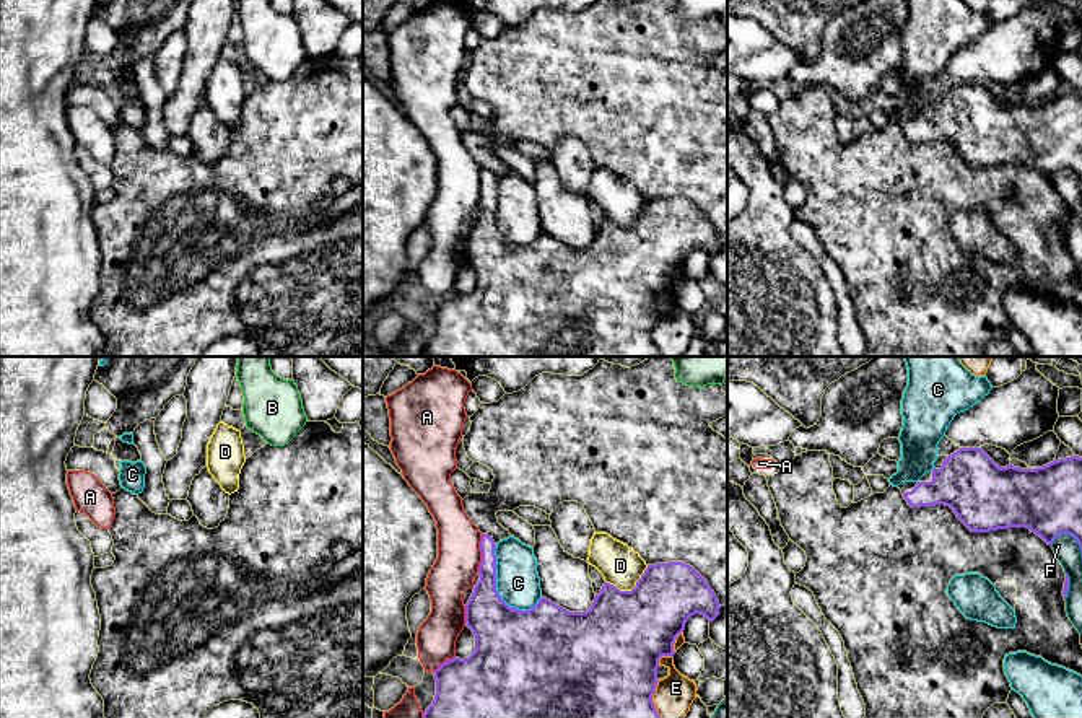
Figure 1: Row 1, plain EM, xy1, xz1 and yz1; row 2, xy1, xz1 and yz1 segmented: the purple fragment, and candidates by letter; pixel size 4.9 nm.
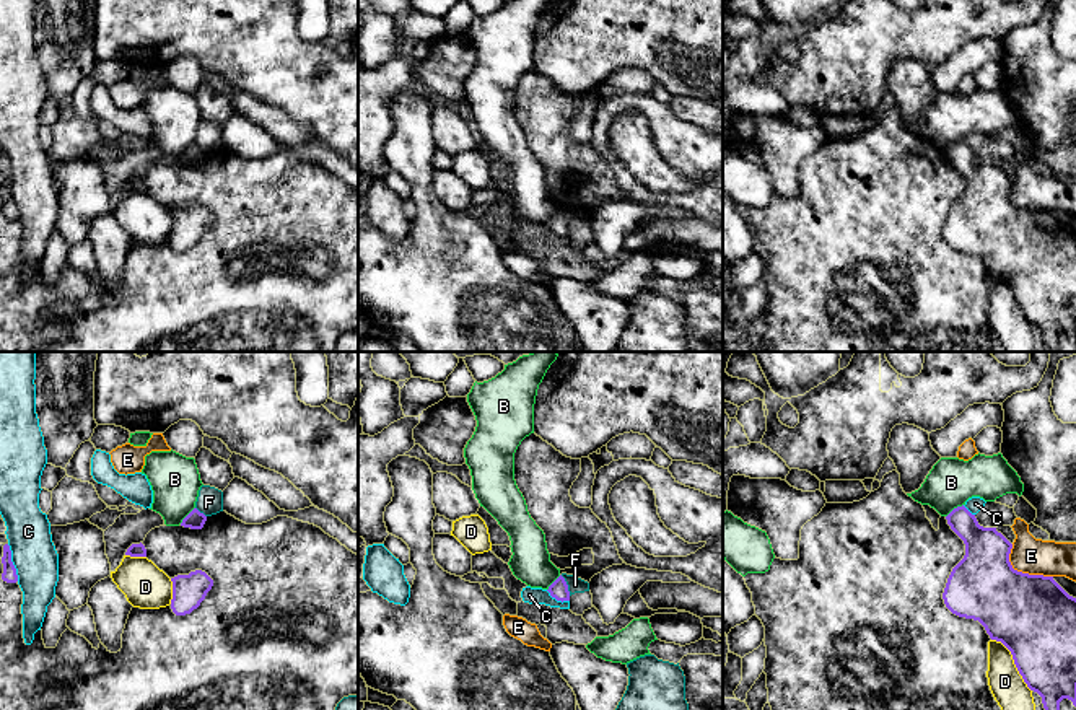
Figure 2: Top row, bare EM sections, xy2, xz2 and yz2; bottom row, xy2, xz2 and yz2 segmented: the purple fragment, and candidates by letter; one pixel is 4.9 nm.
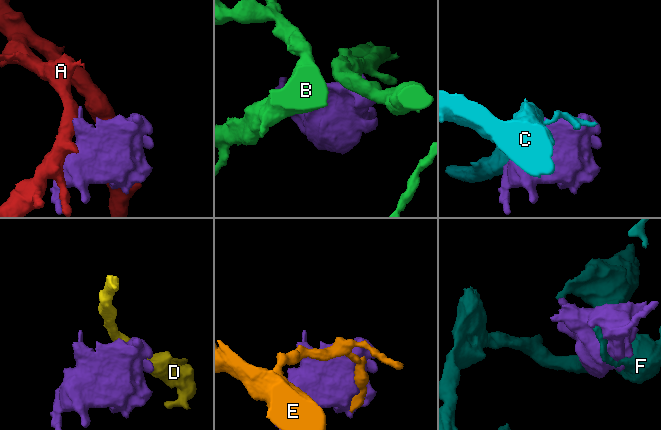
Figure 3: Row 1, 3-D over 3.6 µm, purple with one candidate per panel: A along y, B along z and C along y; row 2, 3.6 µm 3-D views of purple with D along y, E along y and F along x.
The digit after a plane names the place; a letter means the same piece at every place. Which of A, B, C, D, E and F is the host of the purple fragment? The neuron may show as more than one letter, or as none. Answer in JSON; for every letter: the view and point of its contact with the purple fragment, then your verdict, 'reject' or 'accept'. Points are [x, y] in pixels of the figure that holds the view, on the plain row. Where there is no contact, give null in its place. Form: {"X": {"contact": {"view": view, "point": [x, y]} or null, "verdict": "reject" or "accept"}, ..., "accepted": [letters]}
{"A": {"contact": {"view": "xz1", "point": [482, 189]}, "verdict": "reject"}, "B": {"contact": {"view": "yz2", "point": [954, 144]}, "verdict": "reject"}, "C": {"contact": {"view": "xz1", "point": [495, 220]}, "verdict": "reject"}, "D": {"contact": {"view": "yz2", "point": [1014, 298]}, "verdict": "reject"}, "E": {"contact": {"view": "yz2", "point": [1021, 207]}, "verdict": "reject"}, "F": {"contact": {"view": "xz2", "point": [567, 220]}, "verdict": "reject"}, "accepted": []}

